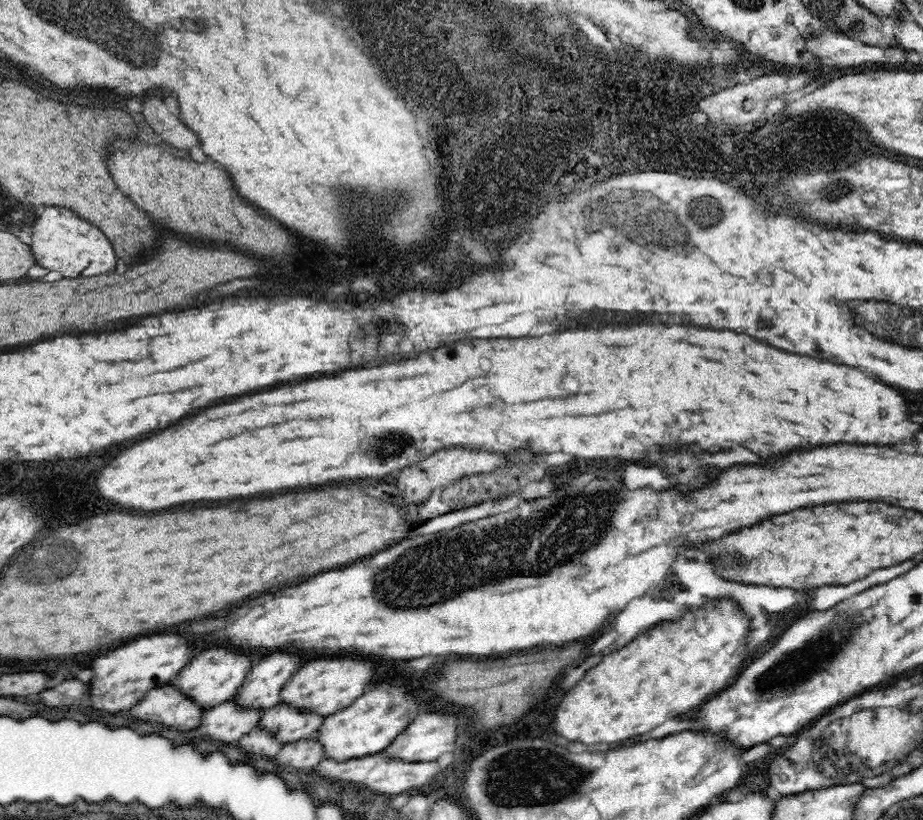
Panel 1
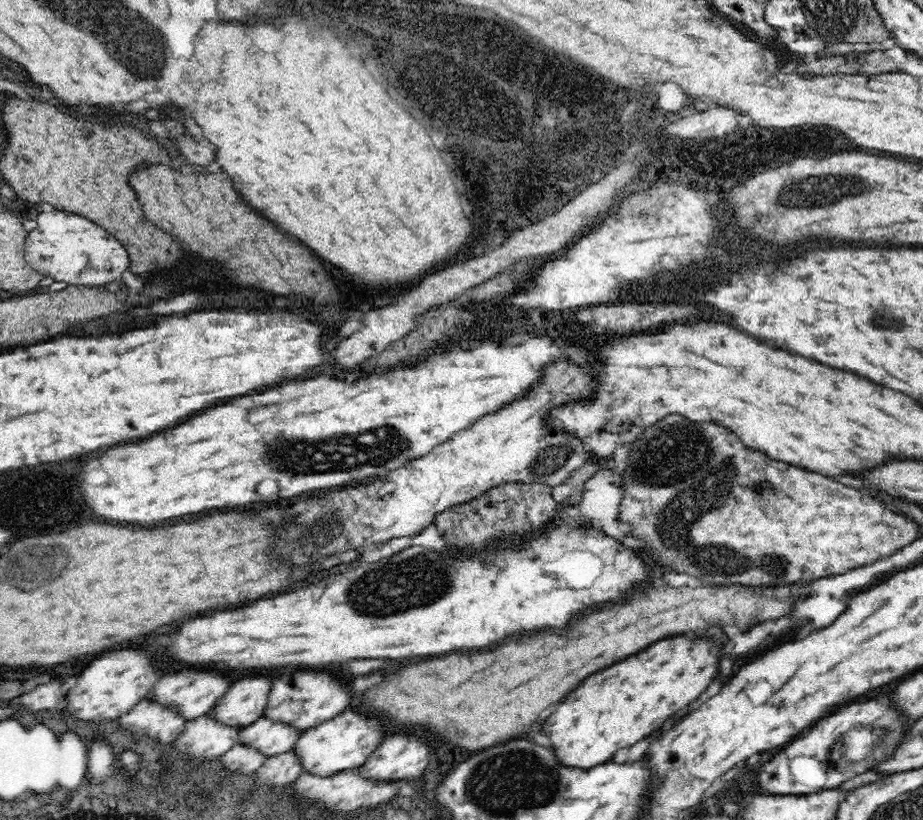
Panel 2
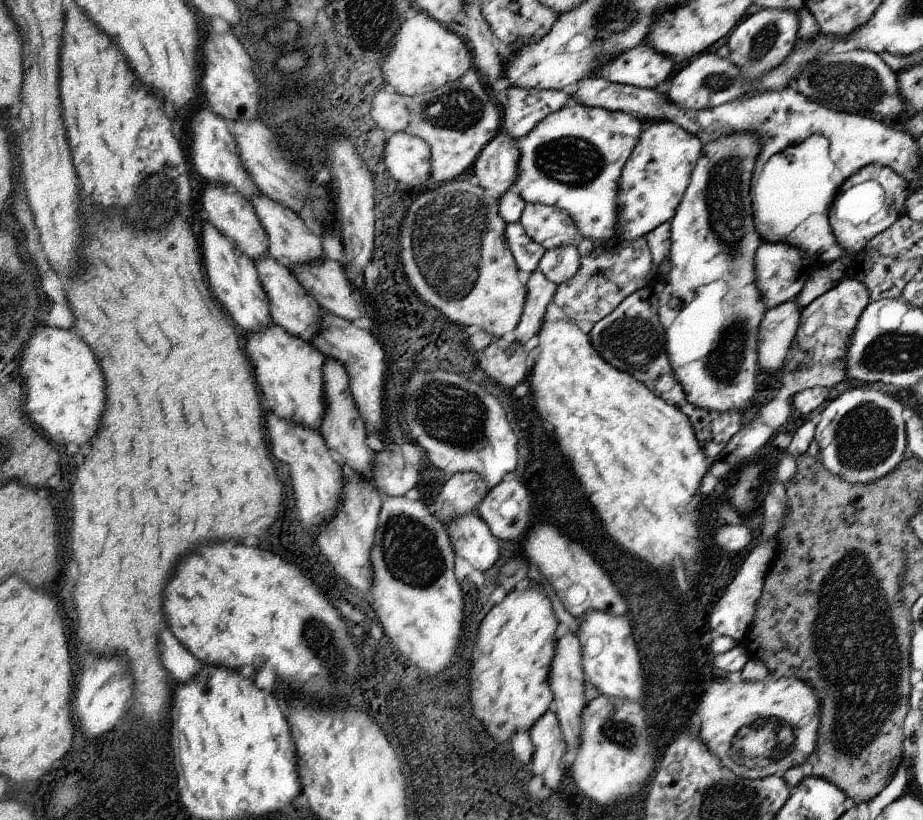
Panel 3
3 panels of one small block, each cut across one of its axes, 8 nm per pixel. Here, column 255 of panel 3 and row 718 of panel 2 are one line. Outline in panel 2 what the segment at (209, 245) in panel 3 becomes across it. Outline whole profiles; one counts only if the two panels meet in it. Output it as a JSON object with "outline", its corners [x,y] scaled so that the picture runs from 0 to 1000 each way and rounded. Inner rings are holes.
{"outline":[[[325,817],[306,824],[295,834],[295,844],[290,844],[290,856],[286,863],[286,876],[303,883],[312,883],[323,890],[334,890],[371,871],[379,861],[379,854],[381,854],[379,839],[362,822]]]}

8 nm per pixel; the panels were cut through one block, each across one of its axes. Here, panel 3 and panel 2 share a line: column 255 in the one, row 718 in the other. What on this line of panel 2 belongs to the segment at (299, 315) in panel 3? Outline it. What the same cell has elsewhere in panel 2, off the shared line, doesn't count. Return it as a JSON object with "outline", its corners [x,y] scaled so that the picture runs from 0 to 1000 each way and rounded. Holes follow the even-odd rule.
{"outline":[[[284,873],[269,888],[262,888],[262,893],[258,898],[258,907],[275,912],[275,915],[284,917],[286,922],[295,924],[299,920],[319,915],[319,910],[323,907],[327,895],[329,895],[329,890],[316,888],[312,883],[303,883],[303,880],[297,880],[297,878],[290,878]]]}

